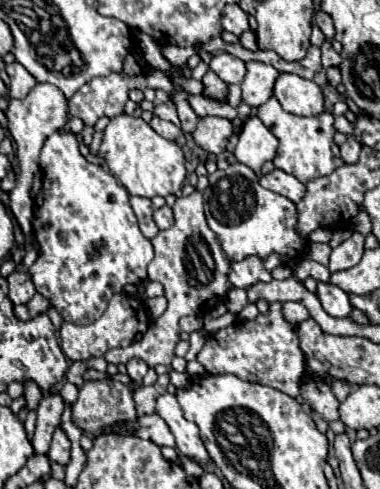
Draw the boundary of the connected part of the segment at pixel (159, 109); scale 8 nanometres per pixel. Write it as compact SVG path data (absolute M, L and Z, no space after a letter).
M165 102L165 104L155 106L153 114L159 116L161 120L169 120L169 122L173 122L175 126L179 126L179 116L177 116L177 110L175 110L175 104L173 104L173 102Z

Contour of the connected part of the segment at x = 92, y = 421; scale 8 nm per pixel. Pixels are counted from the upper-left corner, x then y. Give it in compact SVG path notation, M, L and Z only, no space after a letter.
M115 378L85 380L73 404L75 424L83 432L95 432L95 436L99 436L99 428L107 424L135 418L133 394Z

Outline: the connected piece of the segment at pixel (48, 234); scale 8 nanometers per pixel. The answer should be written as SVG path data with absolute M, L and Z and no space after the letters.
M65 128L53 132L43 144L39 166L43 172L43 186L35 196L33 232L39 240L41 254L29 268L29 274L37 292L51 302L65 322L91 324L105 312L113 294L121 292L127 284L139 284L147 278L147 266L153 260L153 246L137 226L135 212L129 204L129 192L107 168L85 160L85 156L79 152L75 132Z

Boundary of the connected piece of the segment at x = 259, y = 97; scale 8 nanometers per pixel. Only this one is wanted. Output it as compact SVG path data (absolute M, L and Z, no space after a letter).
M247 62L247 76L241 82L243 90L243 102L251 108L259 108L273 96L275 80L279 78L279 72L263 62Z

